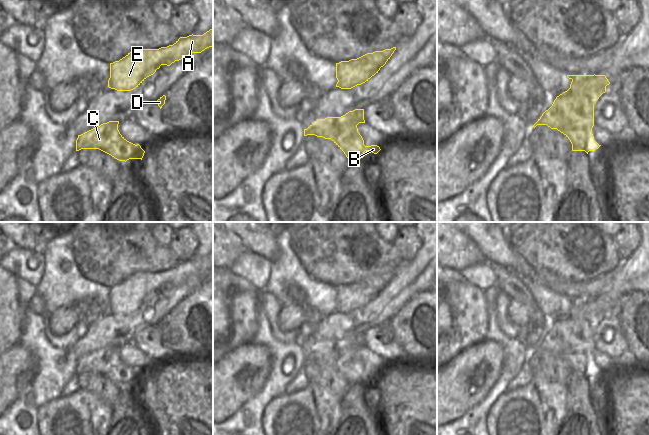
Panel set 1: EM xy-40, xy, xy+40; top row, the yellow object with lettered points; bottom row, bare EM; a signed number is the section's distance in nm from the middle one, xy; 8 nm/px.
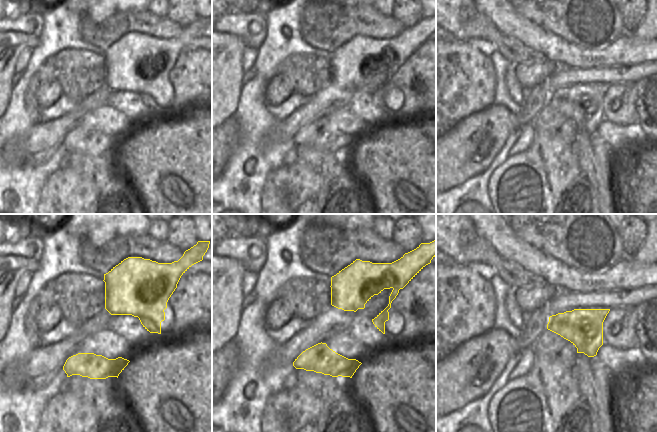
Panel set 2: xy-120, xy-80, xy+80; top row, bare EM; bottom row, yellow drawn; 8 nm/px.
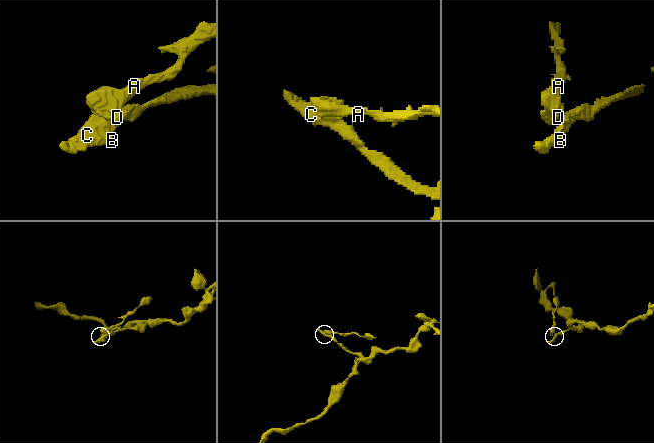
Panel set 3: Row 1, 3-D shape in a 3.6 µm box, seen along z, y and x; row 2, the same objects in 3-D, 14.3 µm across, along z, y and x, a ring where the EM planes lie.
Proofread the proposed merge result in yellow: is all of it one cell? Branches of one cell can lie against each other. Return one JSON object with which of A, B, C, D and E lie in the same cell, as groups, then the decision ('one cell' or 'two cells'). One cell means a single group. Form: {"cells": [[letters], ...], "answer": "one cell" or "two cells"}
{"cells": [["A", "D", "E"], ["B", "C"]], "answer": "two cells"}

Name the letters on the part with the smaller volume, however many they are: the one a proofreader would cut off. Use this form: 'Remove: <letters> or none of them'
Remove: A, D, E.

